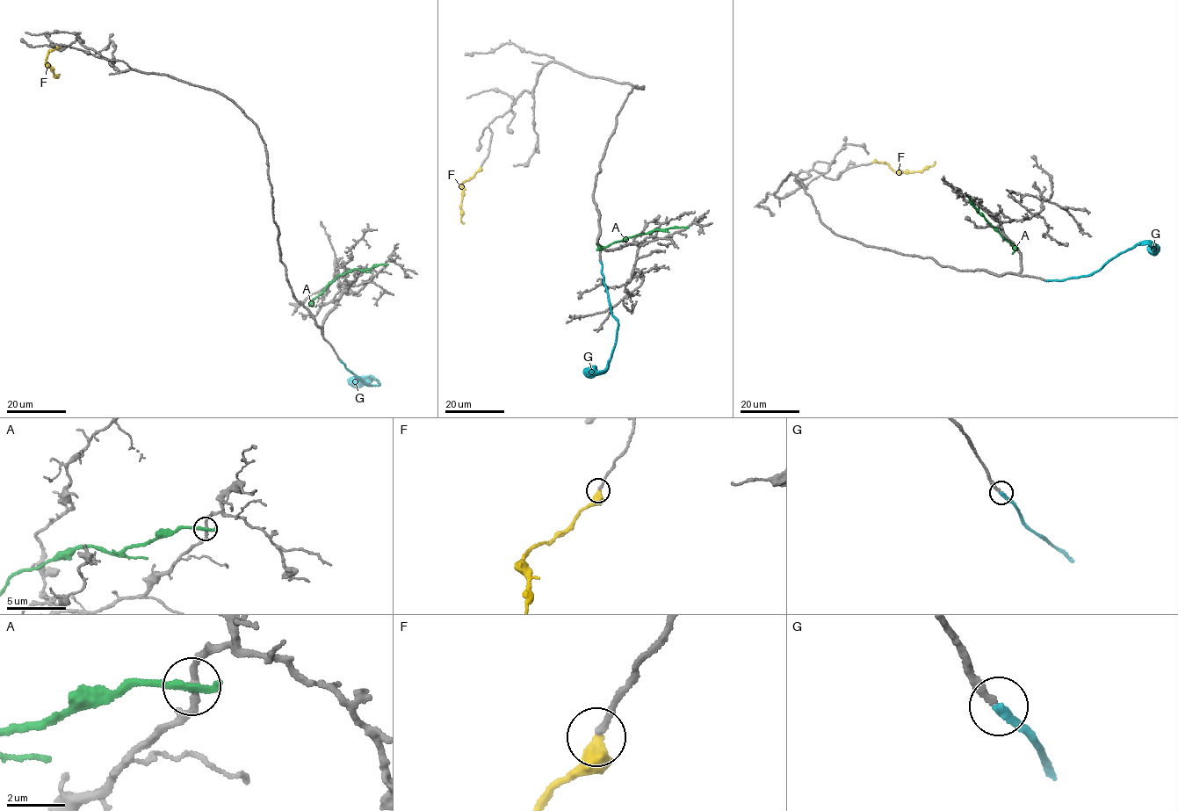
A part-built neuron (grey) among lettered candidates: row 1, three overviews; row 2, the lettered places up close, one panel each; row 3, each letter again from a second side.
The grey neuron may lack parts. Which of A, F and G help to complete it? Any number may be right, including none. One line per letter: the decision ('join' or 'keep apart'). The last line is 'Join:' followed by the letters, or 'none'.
A: keep apart
F: join
G: join
Join: F, G

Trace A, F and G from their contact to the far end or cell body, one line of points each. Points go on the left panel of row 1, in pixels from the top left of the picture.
A: (385, 264), (364, 270), (351, 270), (336, 276), (314, 298), (312, 306), (308, 306)
F: (57, 47), (48, 52), (46, 60), (55, 76), (60, 74)
G: (341, 360), (367, 386), (379, 385), (378, 380), (370, 375), (348, 381)

